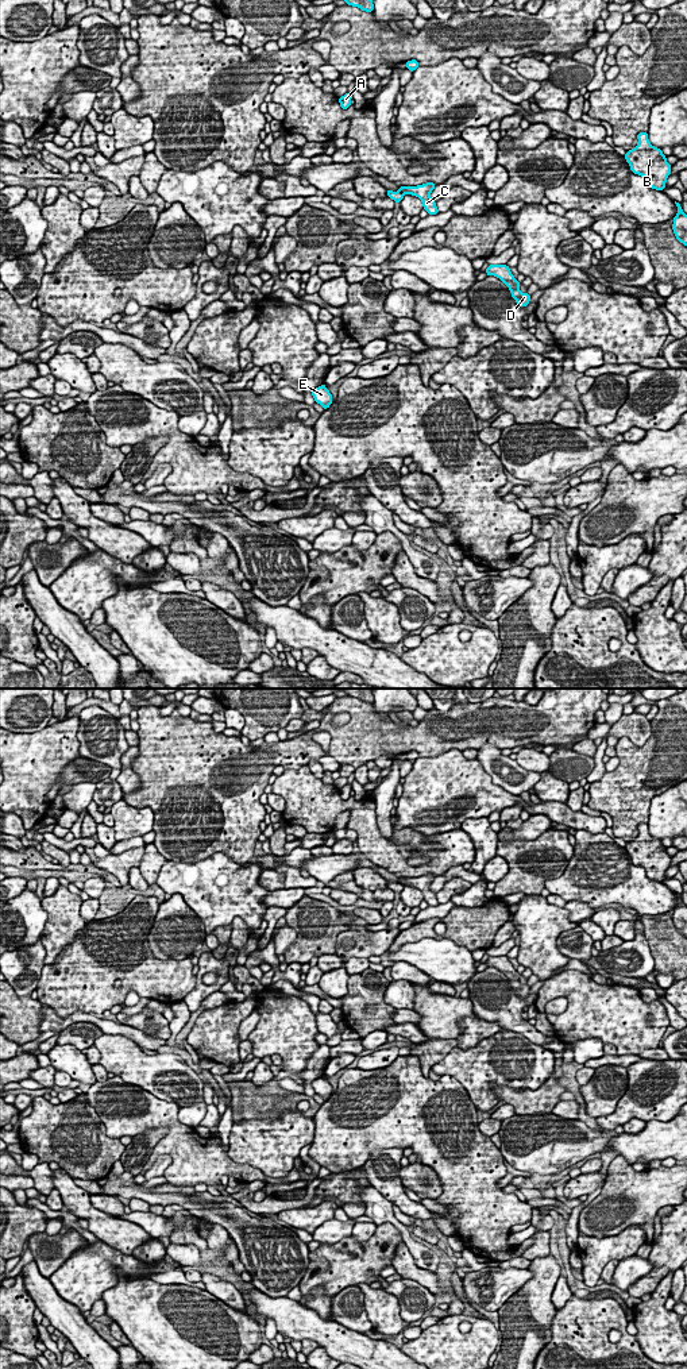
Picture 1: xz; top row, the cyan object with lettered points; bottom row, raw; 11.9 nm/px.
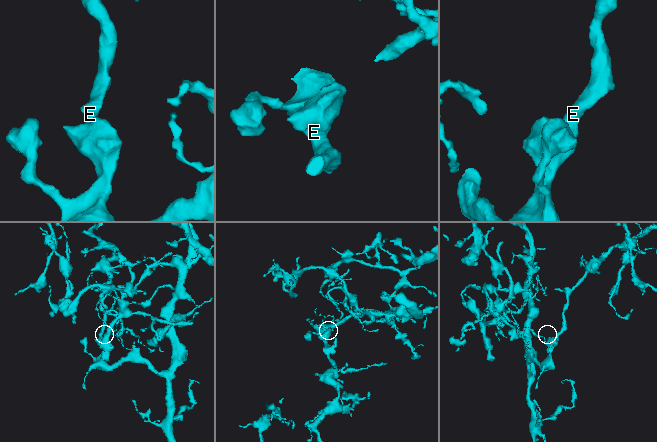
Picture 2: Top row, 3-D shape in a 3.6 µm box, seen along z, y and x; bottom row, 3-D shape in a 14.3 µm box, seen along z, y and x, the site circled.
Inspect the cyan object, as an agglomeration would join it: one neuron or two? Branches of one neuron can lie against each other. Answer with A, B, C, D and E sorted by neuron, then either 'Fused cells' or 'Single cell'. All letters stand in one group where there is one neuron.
Groups: A B C D E. Single cell

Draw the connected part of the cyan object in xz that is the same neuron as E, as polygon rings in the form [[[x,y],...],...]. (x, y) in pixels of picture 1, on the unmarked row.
[[[325,1075],[313,1080],[312,1087],[317,1095],[320,1095],[324,1100],[328,1100],[329,1096],[332,1095],[332,1085],[329,1081],[325,1079]]]

